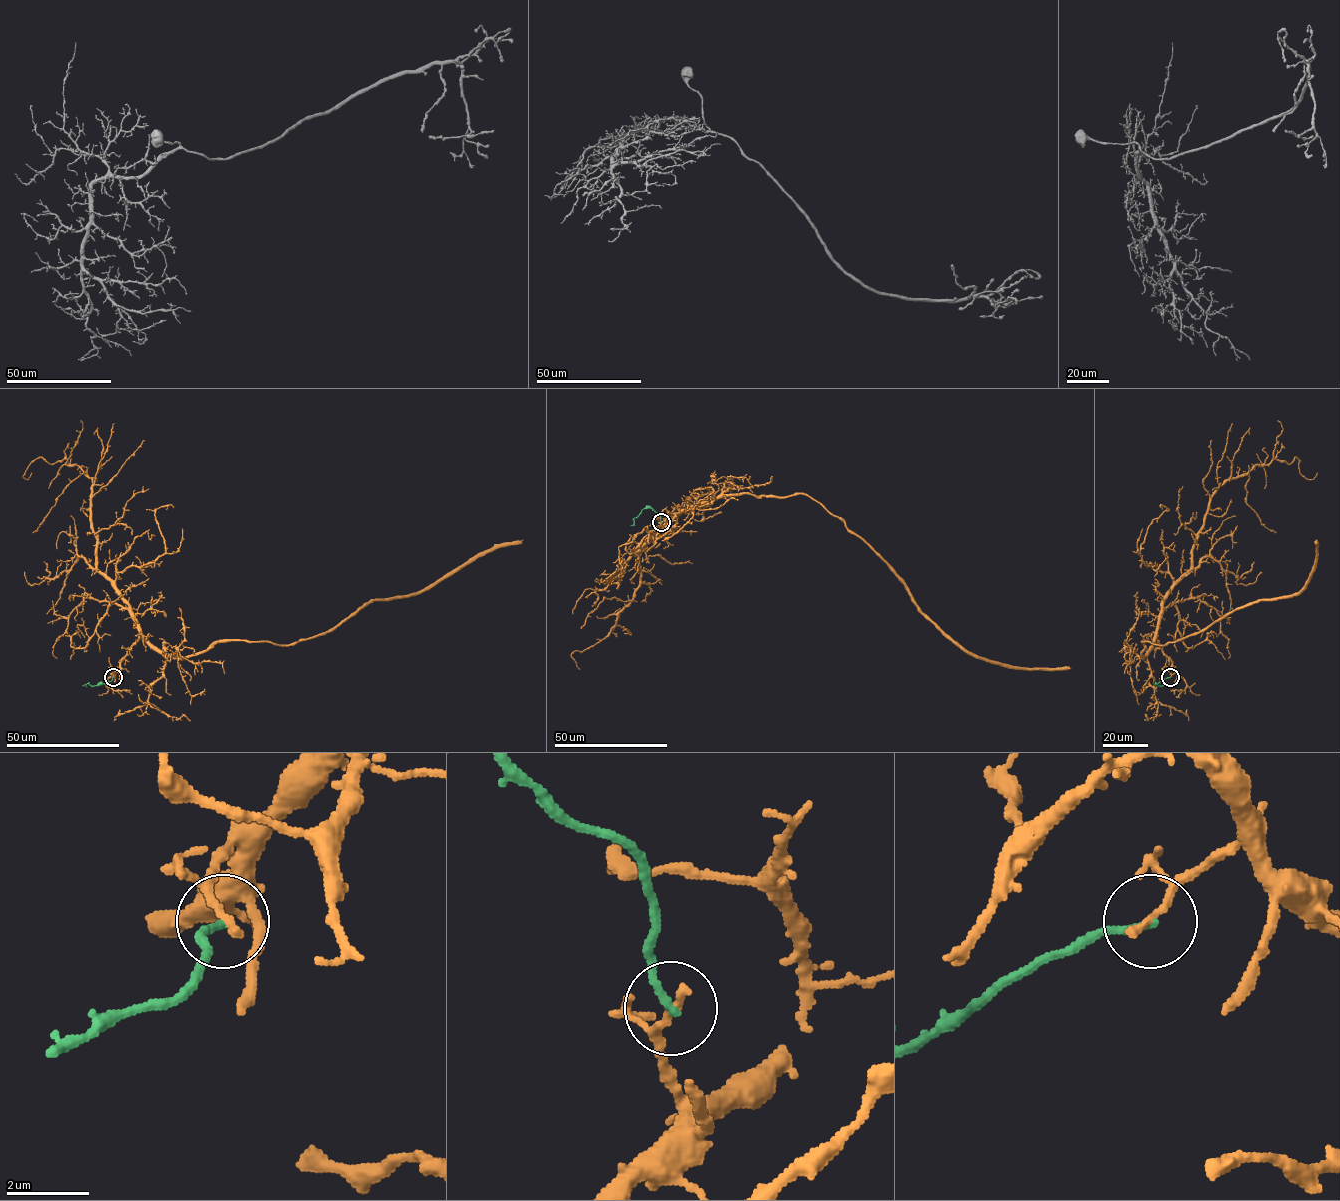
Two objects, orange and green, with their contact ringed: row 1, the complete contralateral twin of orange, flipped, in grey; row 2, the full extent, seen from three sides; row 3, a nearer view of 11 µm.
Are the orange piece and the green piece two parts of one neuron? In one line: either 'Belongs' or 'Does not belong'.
Does not belong

